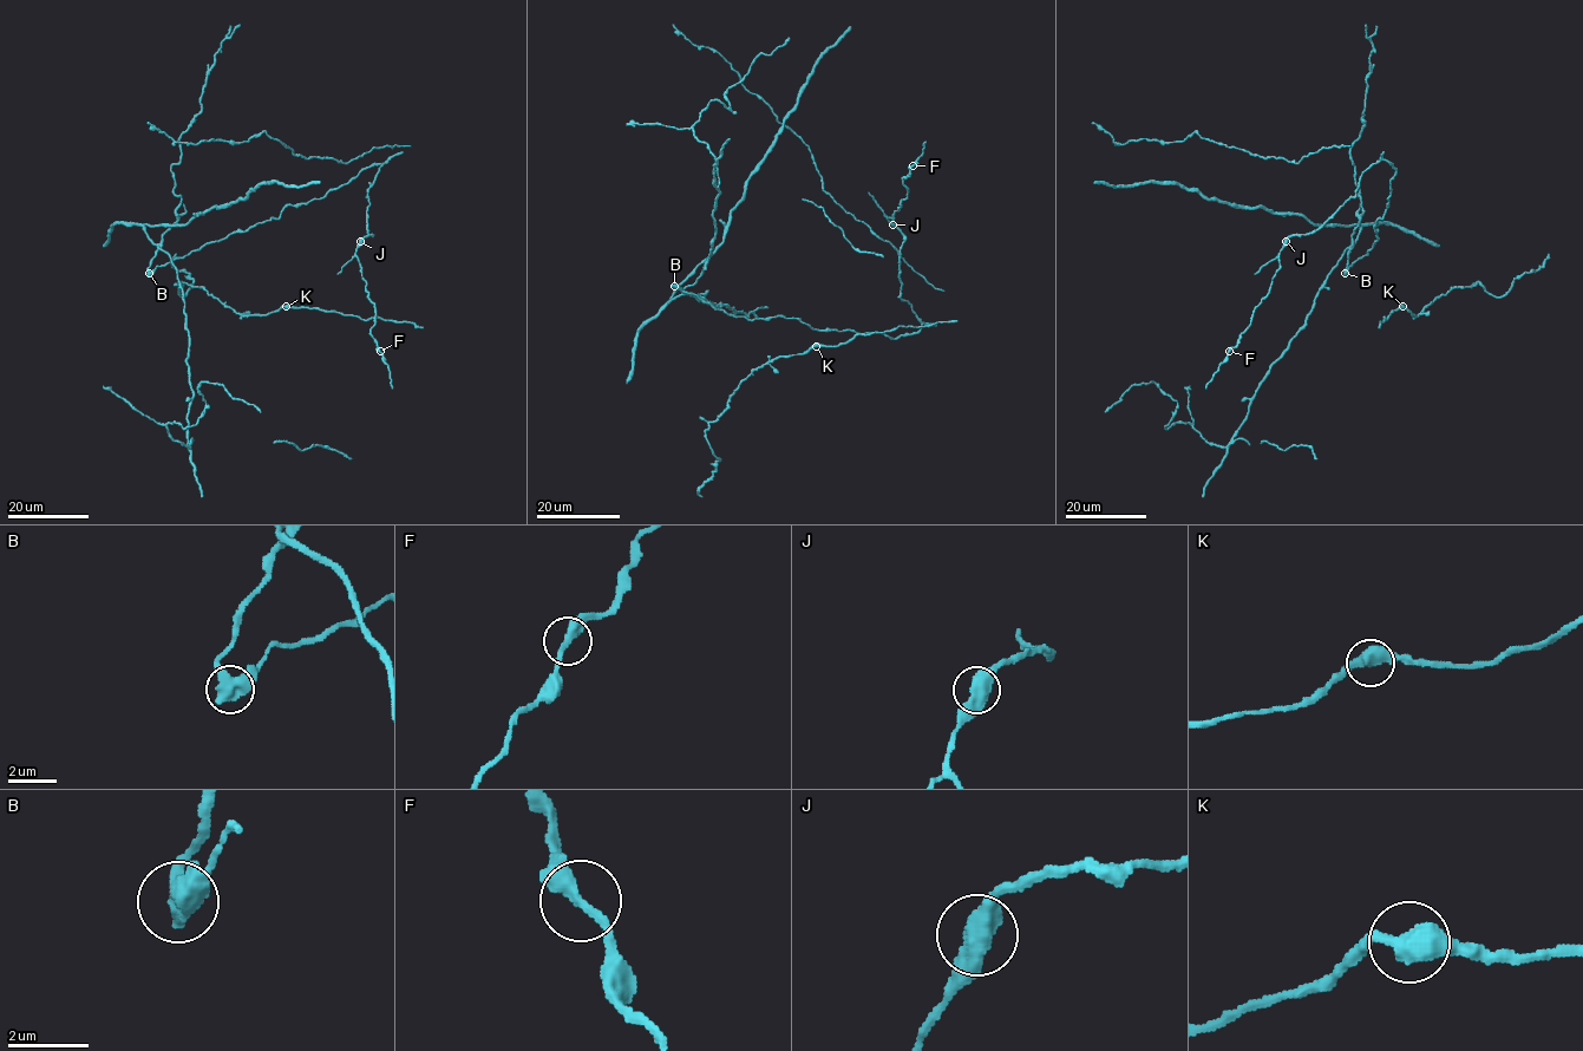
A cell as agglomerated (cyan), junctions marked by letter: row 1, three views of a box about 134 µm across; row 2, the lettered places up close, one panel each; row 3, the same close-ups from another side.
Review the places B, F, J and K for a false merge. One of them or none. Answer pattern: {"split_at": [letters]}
{"split_at": ["B"]}

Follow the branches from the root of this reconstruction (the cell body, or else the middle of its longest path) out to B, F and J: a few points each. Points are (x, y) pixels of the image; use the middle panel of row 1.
B: (760, 319), (730, 315), (674, 285)
F: (760, 319), (894, 339), (921, 330), (900, 296), (904, 235), (887, 219), (907, 196), (903, 178), (913, 165)
J: (760, 319), (894, 339), (916, 333), (922, 322), (900, 296), (904, 235), (893, 224)

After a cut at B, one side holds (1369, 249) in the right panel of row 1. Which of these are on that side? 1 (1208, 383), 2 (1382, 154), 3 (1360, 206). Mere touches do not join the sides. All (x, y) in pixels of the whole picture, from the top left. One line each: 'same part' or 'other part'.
1: same part
2: same part
3: other part

